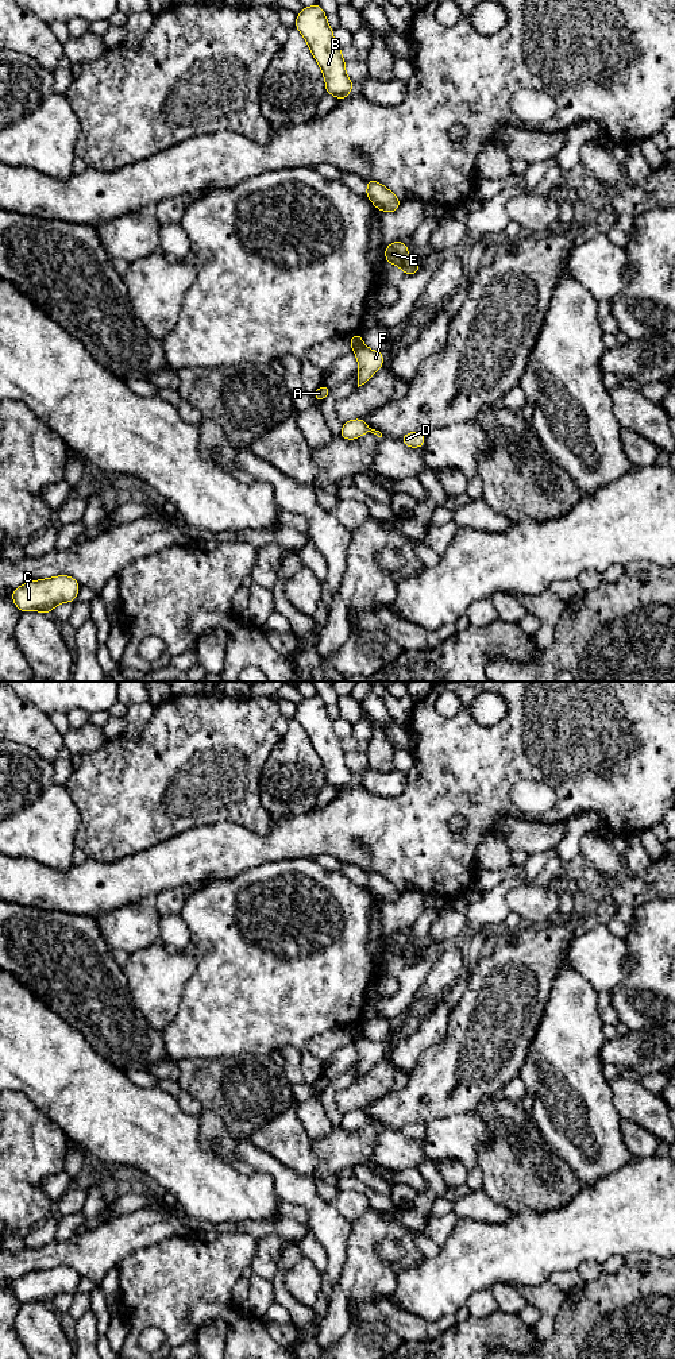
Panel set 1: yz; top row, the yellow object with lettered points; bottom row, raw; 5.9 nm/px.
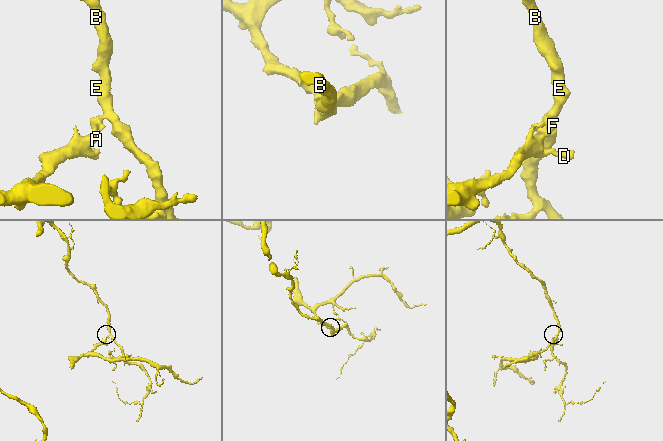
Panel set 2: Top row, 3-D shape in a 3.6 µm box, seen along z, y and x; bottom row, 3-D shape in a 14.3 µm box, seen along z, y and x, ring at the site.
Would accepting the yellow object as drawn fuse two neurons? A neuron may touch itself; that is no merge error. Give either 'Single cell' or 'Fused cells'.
Fused cells

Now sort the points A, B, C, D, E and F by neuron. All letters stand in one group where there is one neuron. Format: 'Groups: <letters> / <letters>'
Groups: A C D F / B E

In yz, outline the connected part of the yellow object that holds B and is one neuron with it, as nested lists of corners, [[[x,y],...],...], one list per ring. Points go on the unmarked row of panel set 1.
[[[317,694],[304,698],[296,709],[294,718],[302,725],[323,762],[325,784],[336,787],[339,792],[350,787],[354,773],[346,765],[342,740],[335,733],[333,721],[328,717],[323,699]]]

